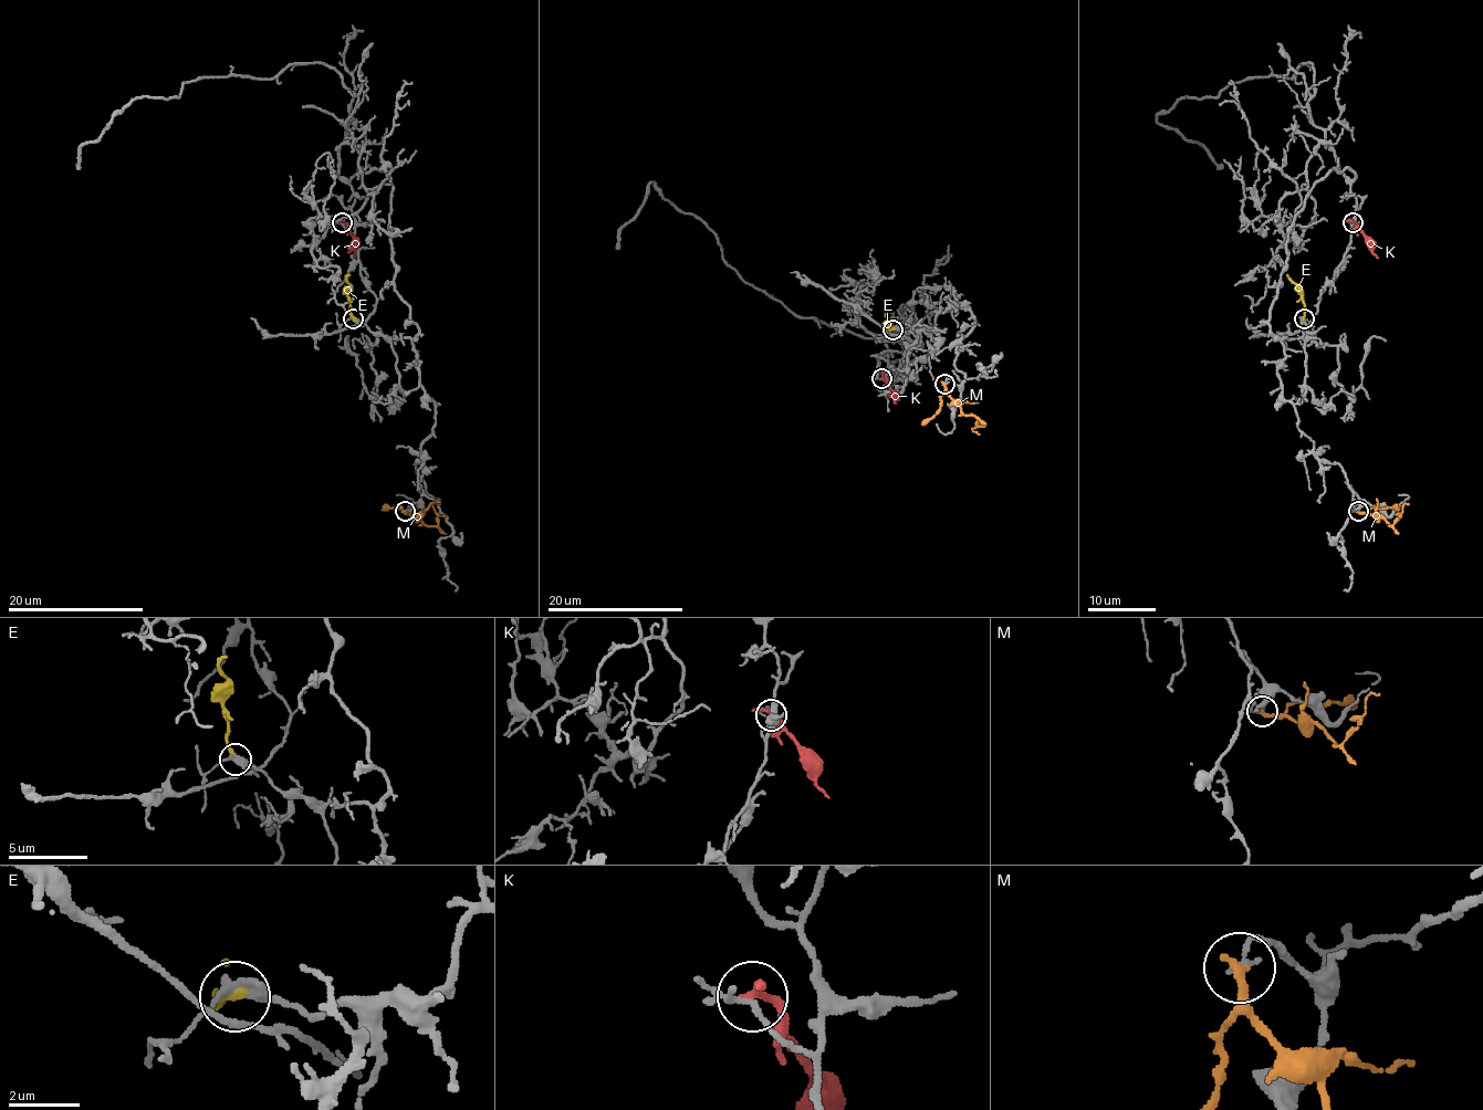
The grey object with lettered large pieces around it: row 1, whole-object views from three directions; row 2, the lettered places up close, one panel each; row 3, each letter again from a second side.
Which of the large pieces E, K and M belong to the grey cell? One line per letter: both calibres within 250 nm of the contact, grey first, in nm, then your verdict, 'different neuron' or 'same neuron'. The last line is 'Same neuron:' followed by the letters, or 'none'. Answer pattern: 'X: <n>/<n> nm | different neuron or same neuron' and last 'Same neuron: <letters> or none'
E: 360/240 nm | different neuron
K: 120/220 nm | different neuron
M: 170/320 nm | different neuron
Same neuron: none

